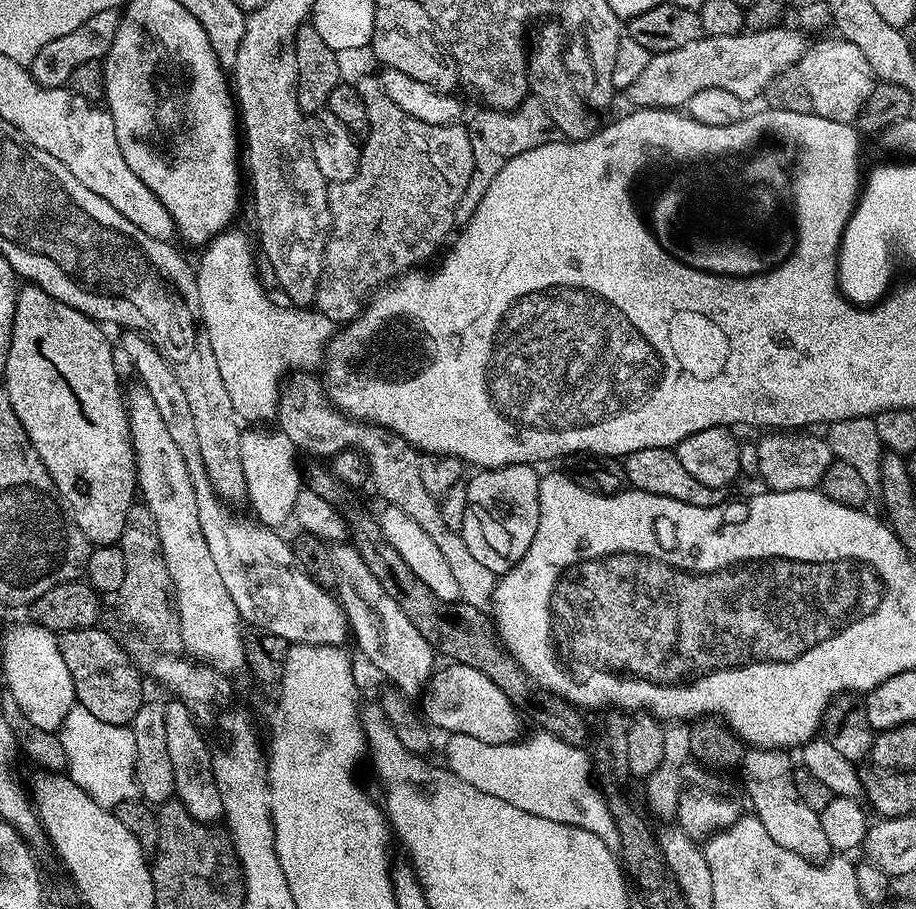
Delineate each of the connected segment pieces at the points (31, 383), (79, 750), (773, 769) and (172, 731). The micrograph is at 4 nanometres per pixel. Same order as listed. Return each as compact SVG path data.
M35 286L21 287L16 298L6 370L2 373L3 383L10 394L10 402L14 405L14 414L18 414L18 422L22 422L34 450L42 458L42 462L56 487L57 497L66 505L66 512L72 523L78 526L78 530L82 530L84 537L93 546L112 546L119 541L122 530L126 526L126 514L132 509L138 496L136 455L132 453L132 435L128 432L126 396L122 388L120 392L120 376L116 373L116 356L112 353L112 344L103 331L107 332L97 321L91 320L89 316L70 306L66 306L66 302L58 302L58 298L50 298L50 294L46 294L40 288Z
M77 702L72 705L58 735L66 750L67 775L78 787L86 790L98 806L115 810L119 804L137 795L134 734L128 724L101 722L86 710L86 706Z
M749 747L739 761L738 771L744 779L742 792L745 797L752 799L751 811L766 826L766 834L778 842L790 854L798 854L802 858L813 862L820 862L832 852L830 842L826 842L826 834L822 831L820 813L810 810L796 789L796 774L794 760L787 751L778 748Z
M172 698L164 704L166 710L166 747L170 753L170 766L174 766L175 799L198 822L216 824L223 817L222 794L218 794L218 782L214 782L212 773L212 752L200 733L201 725L192 711L182 701Z

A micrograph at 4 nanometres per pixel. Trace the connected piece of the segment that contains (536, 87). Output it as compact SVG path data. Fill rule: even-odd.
M559 23L539 25L540 37L536 40L536 49L528 52L528 87L531 95L547 105L551 113L551 123L557 133L563 134L569 141L584 140L594 131L592 120L588 117L589 109L574 83L573 77L564 67L566 40L560 37L562 28ZM588 111L588 112L587 112ZM565 132L565 133L564 133Z

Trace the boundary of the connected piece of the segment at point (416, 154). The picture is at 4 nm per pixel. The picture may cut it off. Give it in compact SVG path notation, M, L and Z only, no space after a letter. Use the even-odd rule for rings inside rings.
M375 75L362 77L355 87L366 106L368 130L360 153L360 169L354 178L332 184L328 190L332 241L326 246L320 287L316 290L314 301L315 307L337 326L355 320L362 311L362 305L373 293L405 272L427 265L424 263L444 243L444 247L449 243L457 227L455 210L462 201L462 194L466 194L467 183L474 170L469 129L463 123L427 124L418 118L410 118L410 114L398 110L398 106L390 102Z

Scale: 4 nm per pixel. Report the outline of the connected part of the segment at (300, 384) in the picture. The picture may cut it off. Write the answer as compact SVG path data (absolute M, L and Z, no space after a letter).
M296 374L291 377L293 380L288 378L283 381L282 387L279 389L279 404L274 419L279 431L284 432L286 438L290 438L292 445L301 453L310 452L314 456L325 456L325 458L337 456L339 452L361 453L364 461L368 463L371 487L376 487L377 494L385 500L383 503L402 510L402 514L407 514L409 518L414 518L414 522L418 522L418 526L422 526L422 530L426 530L427 536L434 541L434 546L438 546L438 550L446 557L446 563L450 565L450 570L454 574L454 582L458 582L459 599L475 608L487 609L492 599L492 593L496 591L497 573L486 570L486 566L482 566L482 562L478 562L478 558L474 558L474 554L470 554L464 537L459 532L450 530L443 522L437 497L432 496L422 483L421 453L398 434L394 434L386 428L380 428L376 424L353 420L352 417L337 410L328 398L325 385L321 381L319 384L314 377L316 376L312 374Z

